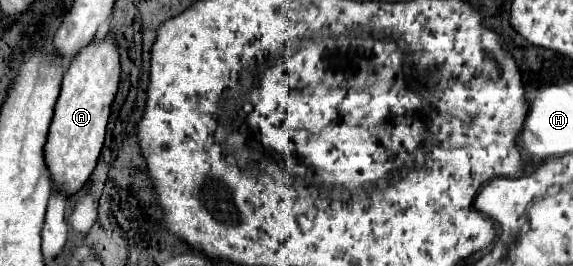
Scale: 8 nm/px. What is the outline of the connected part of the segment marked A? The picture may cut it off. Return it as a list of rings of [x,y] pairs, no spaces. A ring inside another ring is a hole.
[[[112,34],[96,38],[84,46],[76,58],[70,62],[60,98],[54,110],[54,120],[50,124],[50,134],[46,142],[46,164],[52,176],[52,184],[66,194],[74,194],[84,186],[96,168],[100,150],[104,146],[106,124],[110,116],[110,106],[120,82],[120,56]]]

